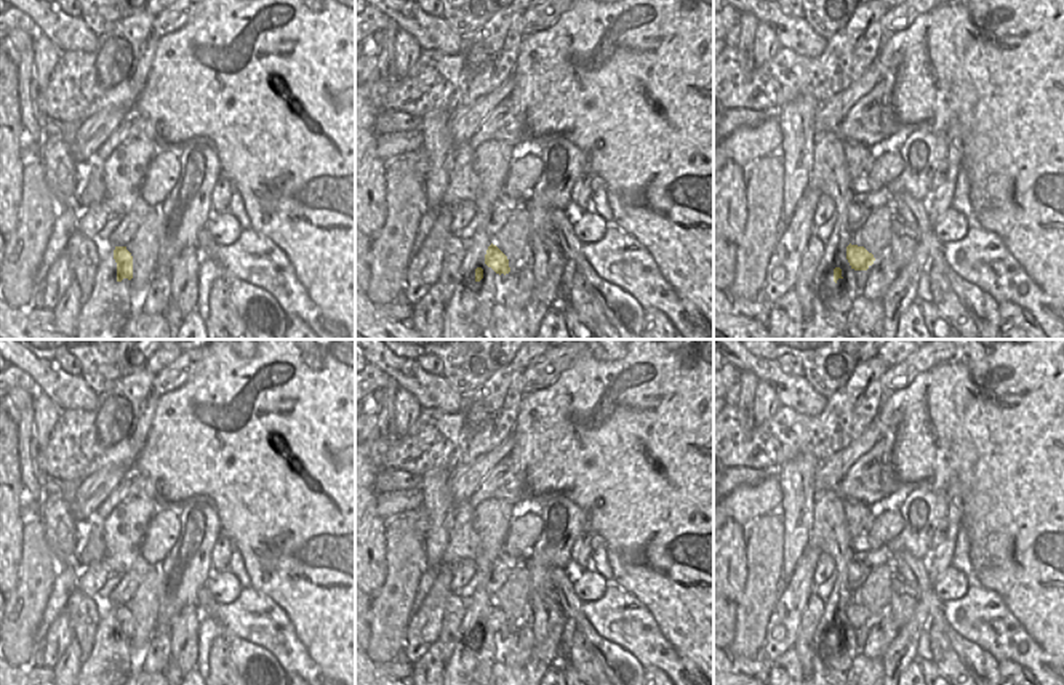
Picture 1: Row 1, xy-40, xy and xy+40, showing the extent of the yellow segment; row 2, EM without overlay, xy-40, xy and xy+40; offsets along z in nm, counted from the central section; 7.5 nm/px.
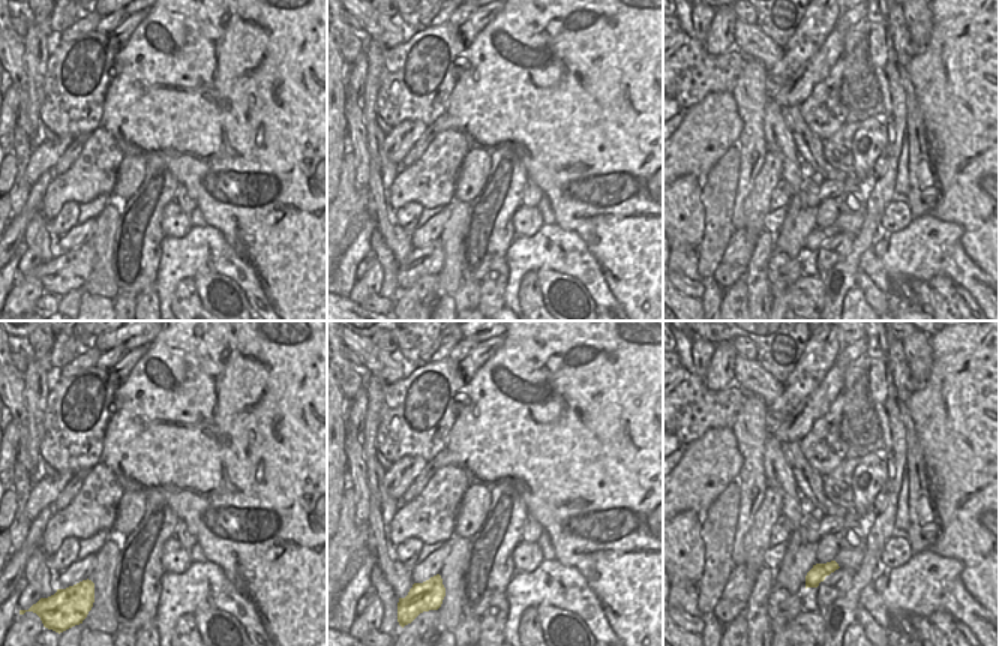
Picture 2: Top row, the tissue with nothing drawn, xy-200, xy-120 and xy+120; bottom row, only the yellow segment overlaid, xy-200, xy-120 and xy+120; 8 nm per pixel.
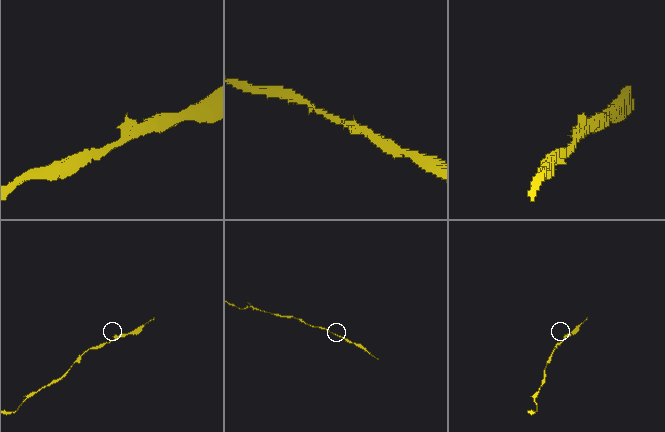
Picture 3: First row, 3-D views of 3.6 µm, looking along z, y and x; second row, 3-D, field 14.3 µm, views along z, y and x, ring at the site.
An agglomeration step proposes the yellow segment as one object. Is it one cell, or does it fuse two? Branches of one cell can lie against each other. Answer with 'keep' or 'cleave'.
keep

